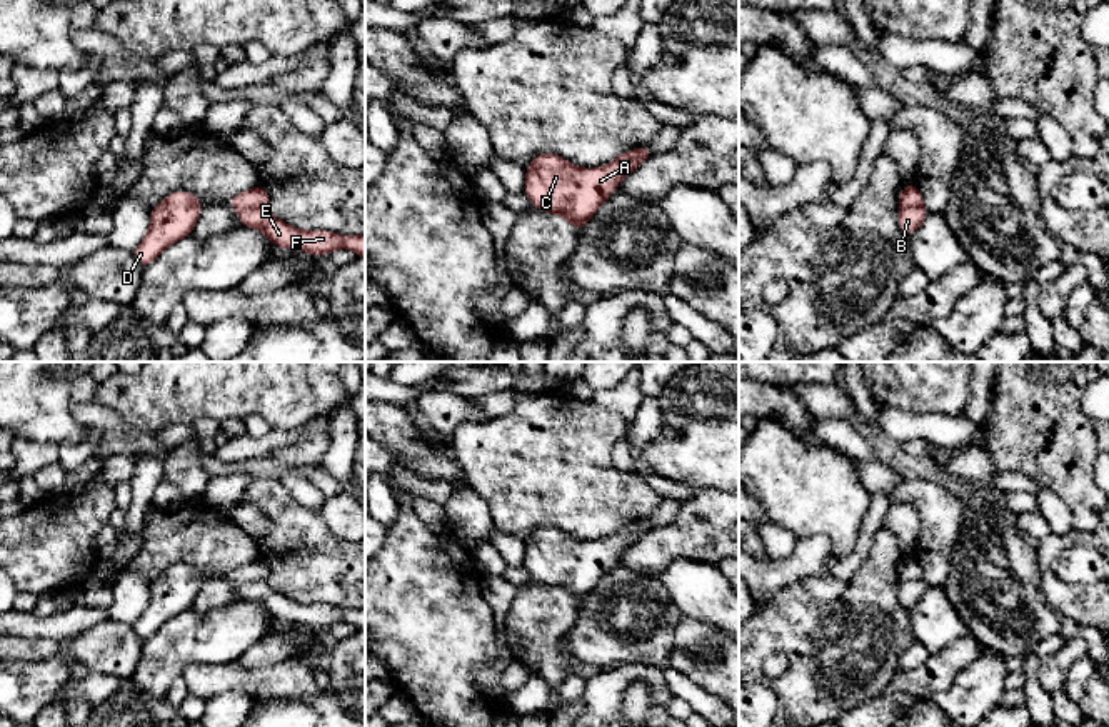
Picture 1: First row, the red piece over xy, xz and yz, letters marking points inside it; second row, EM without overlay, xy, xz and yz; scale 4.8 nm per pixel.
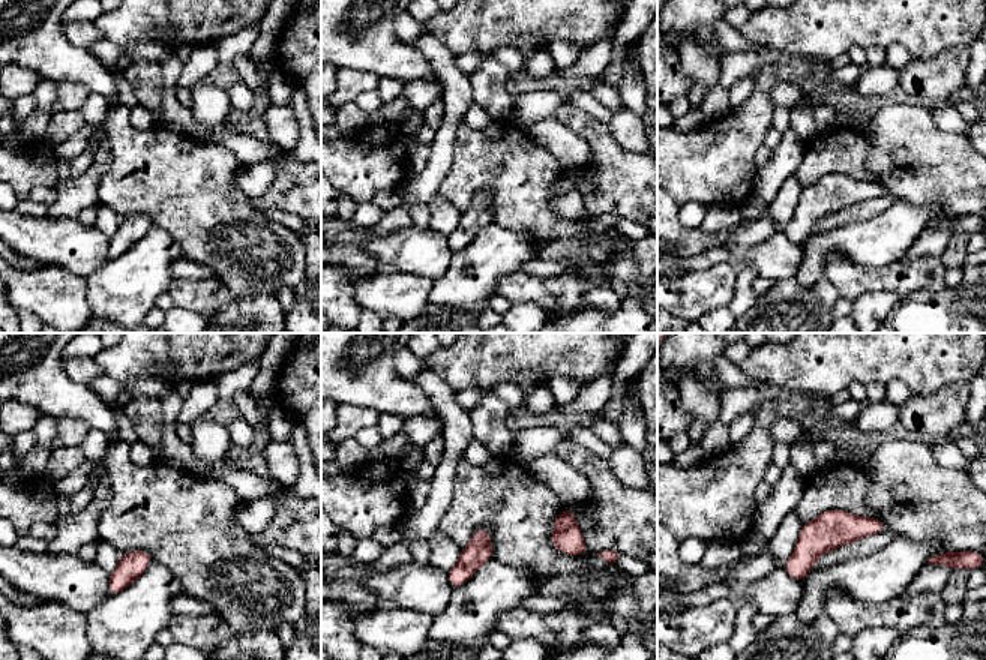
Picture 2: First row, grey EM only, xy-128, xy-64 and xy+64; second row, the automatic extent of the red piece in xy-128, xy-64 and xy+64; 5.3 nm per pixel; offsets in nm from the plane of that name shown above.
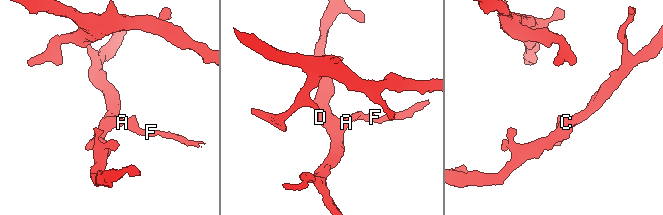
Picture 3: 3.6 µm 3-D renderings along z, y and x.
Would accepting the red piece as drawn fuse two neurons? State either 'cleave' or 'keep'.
cleave

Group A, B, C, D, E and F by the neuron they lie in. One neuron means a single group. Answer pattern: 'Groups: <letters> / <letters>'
Groups: A C D / B E F

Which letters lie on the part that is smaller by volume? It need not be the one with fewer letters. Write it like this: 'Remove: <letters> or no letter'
Remove: B, E, F

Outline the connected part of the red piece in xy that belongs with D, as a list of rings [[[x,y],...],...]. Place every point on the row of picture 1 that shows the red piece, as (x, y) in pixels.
[[[177,190],[150,210],[150,227],[132,252],[142,268],[148,267],[167,247],[190,237],[200,217],[202,202],[192,192]]]

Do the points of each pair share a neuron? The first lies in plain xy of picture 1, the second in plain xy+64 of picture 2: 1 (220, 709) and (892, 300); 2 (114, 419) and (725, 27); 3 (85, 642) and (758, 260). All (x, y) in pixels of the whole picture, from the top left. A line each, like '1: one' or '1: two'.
1: one
2: one
3: one

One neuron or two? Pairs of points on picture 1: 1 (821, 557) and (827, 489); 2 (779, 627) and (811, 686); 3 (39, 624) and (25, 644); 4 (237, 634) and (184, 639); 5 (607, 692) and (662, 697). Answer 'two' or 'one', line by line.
1: two
2: one
3: two
4: one
5: one

